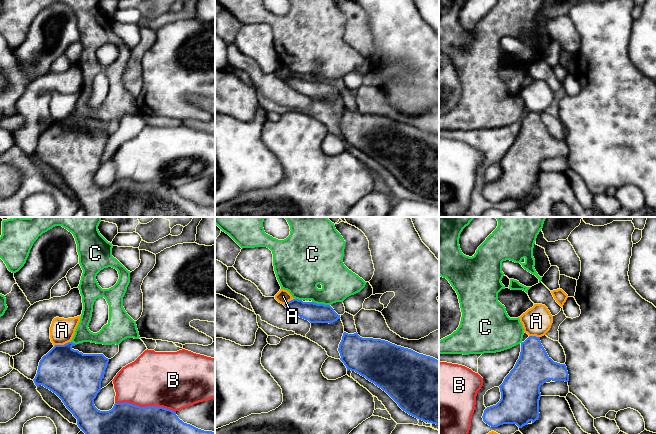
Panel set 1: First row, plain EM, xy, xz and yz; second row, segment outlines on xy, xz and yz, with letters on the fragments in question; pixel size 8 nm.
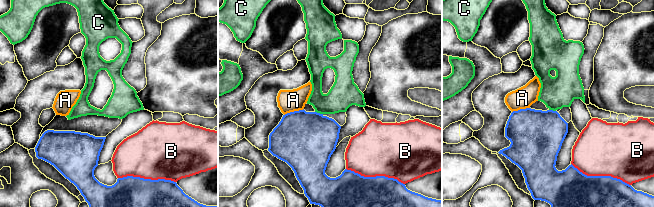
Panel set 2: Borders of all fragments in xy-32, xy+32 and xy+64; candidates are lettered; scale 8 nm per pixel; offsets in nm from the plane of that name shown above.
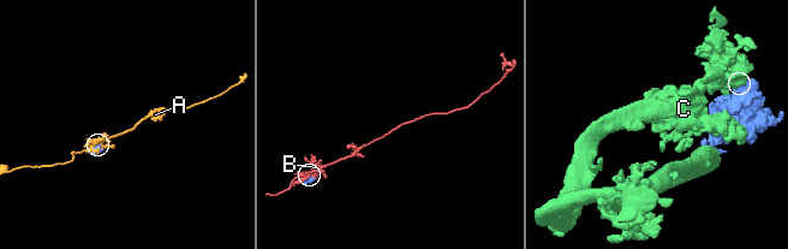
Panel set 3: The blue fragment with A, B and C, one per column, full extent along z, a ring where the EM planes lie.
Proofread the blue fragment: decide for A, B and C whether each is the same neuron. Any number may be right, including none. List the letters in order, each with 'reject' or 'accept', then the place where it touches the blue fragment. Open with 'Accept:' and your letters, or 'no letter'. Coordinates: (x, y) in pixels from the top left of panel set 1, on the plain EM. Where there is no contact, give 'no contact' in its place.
Accept: C
A: reject; contact xy (62, 121)
B: reject; contact xy (145, 183)
C: accept; contact xz (321, 80)

